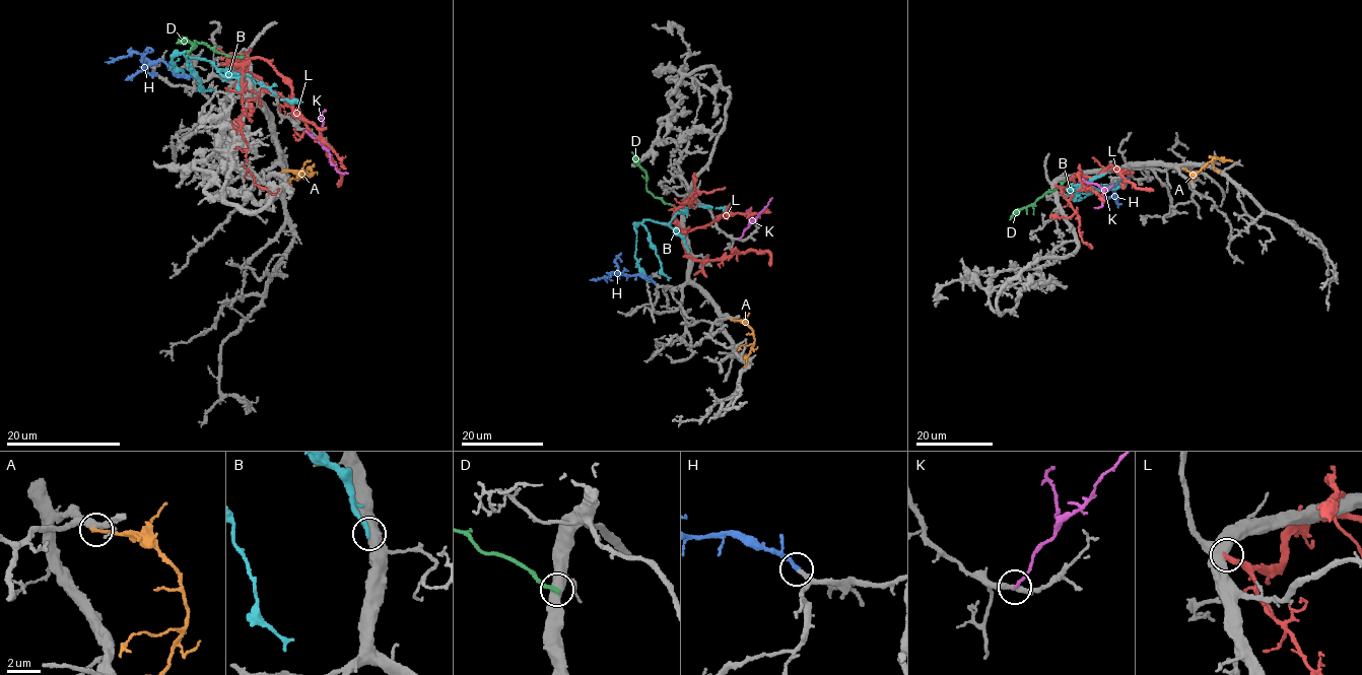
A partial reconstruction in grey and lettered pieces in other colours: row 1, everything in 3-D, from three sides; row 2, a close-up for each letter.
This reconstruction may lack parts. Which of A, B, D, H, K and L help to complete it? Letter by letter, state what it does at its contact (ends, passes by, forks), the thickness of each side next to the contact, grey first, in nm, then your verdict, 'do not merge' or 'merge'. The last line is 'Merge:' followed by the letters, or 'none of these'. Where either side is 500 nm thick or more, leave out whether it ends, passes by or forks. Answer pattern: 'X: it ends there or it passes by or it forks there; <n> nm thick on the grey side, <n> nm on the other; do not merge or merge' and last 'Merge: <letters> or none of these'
A: it ends there; 340 nm thick on the grey side, 260 nm on the other; do not merge
B: 550 nm thick on the grey side, 320 nm on the other; do not merge
D: 600 nm thick on the grey side, 240 nm on the other; do not merge
H: it ends there; 200 nm thick on the grey side, 240 nm on the other; merge
K: it ends there; 280 nm thick on the grey side, 180 nm on the other; do not merge
L: 600 nm thick on the grey side, 400 nm on the other; do not merge
Merge: H

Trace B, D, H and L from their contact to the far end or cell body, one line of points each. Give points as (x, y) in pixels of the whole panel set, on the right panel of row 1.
B: (1103, 174), (1069, 194), (1078, 200), (1126, 180)
D: (1065, 180), (1056, 190), (1020, 209), (1009, 219)
H: (1127, 177), (1122, 185), (1114, 184), (1111, 189), (1117, 202)
L: (1056, 185), (1062, 188), (1075, 177), (1097, 178), (1110, 164), (1127, 181), (1153, 191)

